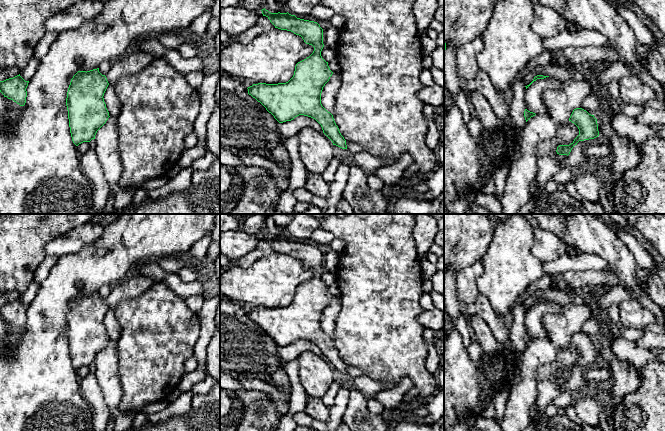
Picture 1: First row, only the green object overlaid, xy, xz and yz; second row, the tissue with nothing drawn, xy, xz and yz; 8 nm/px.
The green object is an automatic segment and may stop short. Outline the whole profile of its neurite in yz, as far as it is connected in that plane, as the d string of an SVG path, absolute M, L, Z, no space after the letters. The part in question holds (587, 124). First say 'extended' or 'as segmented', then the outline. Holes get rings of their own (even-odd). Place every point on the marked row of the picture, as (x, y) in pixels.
as segmented; M582 108L573 110L569 121L574 123L579 129L579 135L569 145L559 145L557 147L557 154L569 155L572 148L577 145L579 141L594 139L599 136L597 119L594 115L589 114Z

